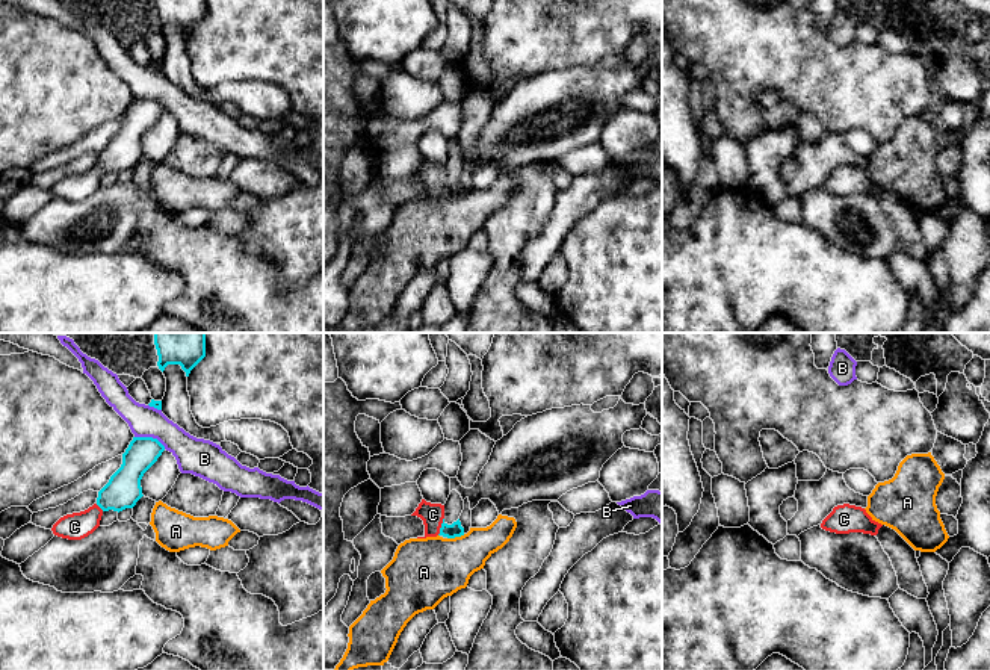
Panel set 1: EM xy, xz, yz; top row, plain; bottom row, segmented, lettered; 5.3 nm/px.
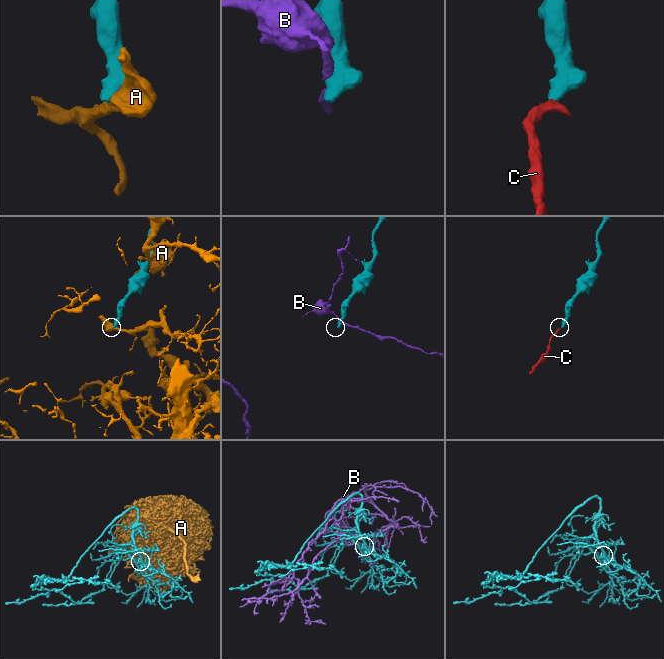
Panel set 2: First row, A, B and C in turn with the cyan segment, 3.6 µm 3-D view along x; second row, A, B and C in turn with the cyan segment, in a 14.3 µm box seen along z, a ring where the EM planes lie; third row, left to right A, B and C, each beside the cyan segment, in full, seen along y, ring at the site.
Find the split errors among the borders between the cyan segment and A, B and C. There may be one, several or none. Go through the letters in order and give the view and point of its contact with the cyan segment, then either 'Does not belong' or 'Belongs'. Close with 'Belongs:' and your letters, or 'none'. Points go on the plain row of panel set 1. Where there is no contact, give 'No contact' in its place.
A: Touches cyan at xz (455, 197). Does not belong
B: Touches cyan at xy (150, 99). Does not belong
C: Touches cyan at xz (442, 188). Belongs
Belongs: C

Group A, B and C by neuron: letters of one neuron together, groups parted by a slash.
A / B / C

